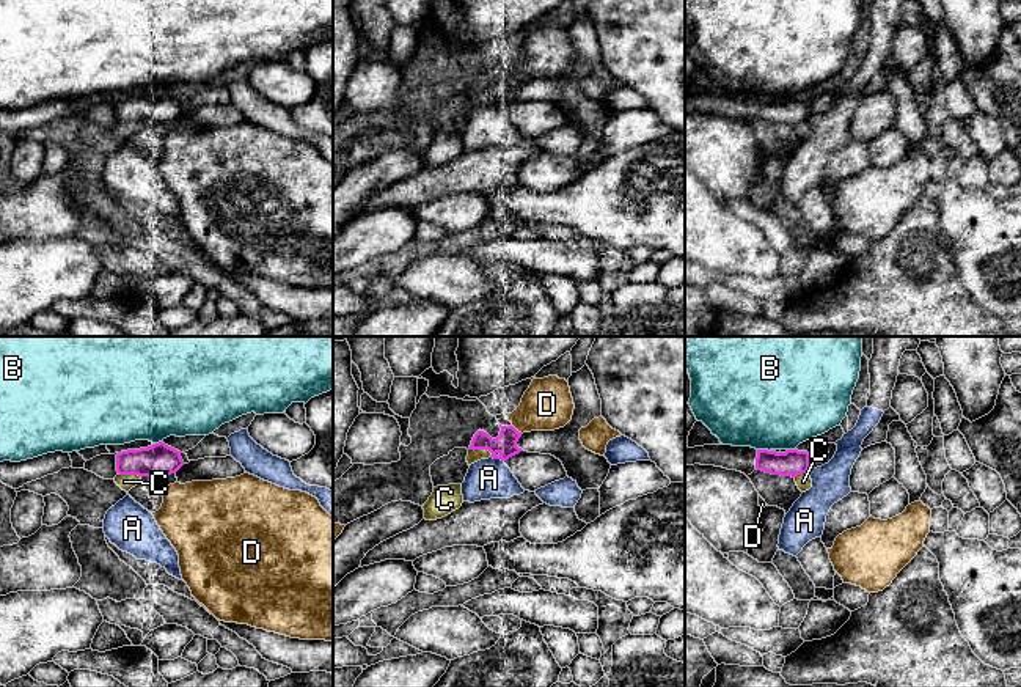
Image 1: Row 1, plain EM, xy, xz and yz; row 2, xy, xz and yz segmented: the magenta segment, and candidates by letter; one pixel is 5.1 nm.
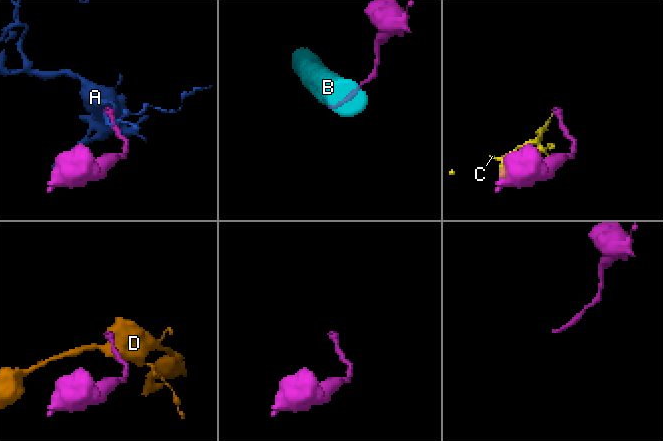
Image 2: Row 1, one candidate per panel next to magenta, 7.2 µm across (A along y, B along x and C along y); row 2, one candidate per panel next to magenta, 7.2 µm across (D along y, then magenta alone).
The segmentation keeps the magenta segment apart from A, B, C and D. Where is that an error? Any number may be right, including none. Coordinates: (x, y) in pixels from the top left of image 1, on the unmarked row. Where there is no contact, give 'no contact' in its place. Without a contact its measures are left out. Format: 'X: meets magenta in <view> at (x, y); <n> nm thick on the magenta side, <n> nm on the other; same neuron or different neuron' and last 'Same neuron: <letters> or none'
A: meets magenta in xz at (497, 106); 110 nm thick on the magenta side, 200 nm on the other; different neuron
B: meets magenta in yz at (764, 98); 140 nm thick on the magenta side, 500 nm on the other; different neuron
C: meets magenta in xz at (481, 96); 110 nm thick on the magenta side, 70 nm on the other; different neuron
D: meets magenta in xz at (515, 77); 110 nm thick on the magenta side, 260 nm on the other; different neuron
Same neuron: none

